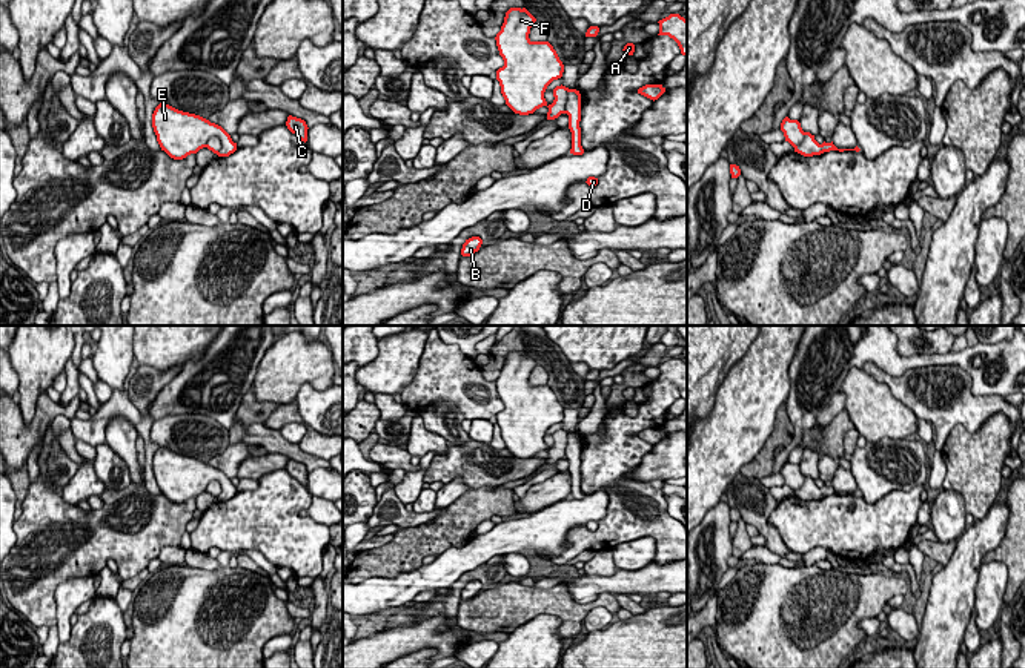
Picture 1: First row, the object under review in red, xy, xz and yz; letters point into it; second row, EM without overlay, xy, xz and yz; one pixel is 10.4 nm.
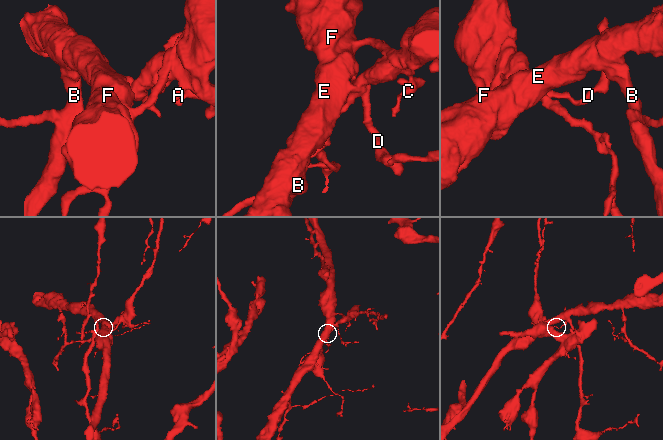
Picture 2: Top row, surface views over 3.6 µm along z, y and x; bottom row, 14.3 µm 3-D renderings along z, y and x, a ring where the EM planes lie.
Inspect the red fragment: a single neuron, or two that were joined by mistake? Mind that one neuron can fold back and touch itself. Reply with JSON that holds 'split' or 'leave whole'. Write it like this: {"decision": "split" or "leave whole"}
{"decision": "split"}

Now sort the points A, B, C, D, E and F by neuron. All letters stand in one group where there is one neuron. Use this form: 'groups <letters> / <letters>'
groups A C D / B E F

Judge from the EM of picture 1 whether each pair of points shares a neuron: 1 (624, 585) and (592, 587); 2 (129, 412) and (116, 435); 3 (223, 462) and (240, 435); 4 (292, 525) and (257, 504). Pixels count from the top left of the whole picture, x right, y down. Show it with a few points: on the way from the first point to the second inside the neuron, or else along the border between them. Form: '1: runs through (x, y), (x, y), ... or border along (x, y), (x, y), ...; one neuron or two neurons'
1: runs through (616, 585), (600, 585); one neuron
2: border along (136, 429), (116, 416), (106, 427), (105, 441); two neurons
3: border along (231, 443), (258, 444), (268, 450); two neurons
4: runs through (283, 525), (278, 525), (266, 513); one neuron

